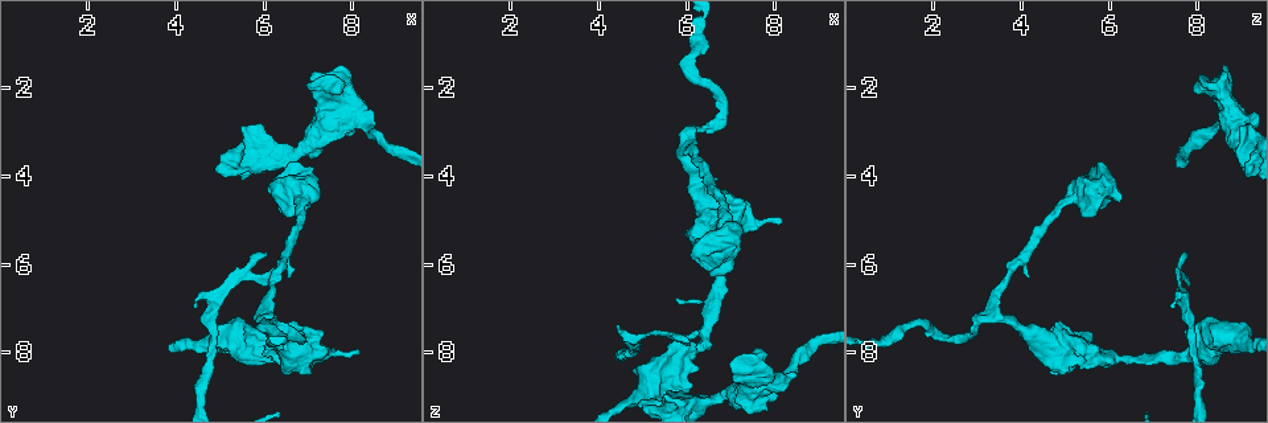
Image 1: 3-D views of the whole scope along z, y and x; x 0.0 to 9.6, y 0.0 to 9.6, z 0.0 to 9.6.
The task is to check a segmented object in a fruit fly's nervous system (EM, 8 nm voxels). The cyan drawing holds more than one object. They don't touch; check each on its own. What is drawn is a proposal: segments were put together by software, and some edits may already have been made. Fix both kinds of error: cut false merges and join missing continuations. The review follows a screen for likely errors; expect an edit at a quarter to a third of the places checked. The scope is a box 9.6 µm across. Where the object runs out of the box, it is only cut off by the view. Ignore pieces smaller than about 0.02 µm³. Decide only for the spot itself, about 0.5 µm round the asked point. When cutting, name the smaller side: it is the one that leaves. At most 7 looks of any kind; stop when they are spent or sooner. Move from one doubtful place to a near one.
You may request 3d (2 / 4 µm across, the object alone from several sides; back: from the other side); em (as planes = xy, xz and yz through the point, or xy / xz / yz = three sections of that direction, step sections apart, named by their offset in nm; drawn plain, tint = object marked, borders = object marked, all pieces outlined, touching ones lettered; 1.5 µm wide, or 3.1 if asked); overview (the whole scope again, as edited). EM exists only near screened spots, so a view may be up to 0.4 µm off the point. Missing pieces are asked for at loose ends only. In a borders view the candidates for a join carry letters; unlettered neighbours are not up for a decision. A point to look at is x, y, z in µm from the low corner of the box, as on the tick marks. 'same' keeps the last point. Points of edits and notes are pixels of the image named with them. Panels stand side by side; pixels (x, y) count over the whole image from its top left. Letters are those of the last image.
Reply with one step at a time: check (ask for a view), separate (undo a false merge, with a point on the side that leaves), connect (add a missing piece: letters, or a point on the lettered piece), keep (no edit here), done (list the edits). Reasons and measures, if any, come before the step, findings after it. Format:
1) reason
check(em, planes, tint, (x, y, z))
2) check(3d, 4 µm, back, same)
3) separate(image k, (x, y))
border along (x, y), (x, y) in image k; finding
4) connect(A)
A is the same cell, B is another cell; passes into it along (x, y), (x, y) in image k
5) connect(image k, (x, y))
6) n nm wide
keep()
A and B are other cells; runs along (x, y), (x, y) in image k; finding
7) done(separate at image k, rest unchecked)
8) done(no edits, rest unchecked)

free end
check(3d, 2 µm, (8.10, 8.05, 5.00))

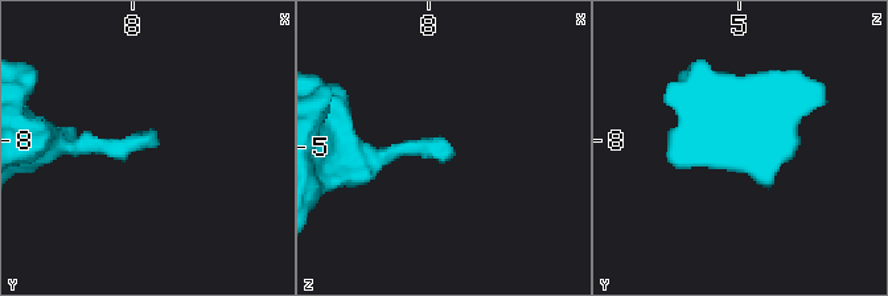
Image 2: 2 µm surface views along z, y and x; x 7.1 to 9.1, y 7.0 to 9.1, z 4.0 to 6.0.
check(em, planes, borders, (8.16, 8.04, 5.02))

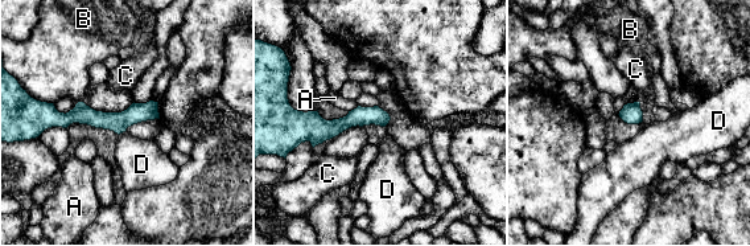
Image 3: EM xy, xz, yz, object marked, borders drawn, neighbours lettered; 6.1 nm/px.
A touches over 70 nm
keep()
A, B, C and D are other cells; runs along (79, 113), (97, 119), (156, 115) in image 3; none of them fits

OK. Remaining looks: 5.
branch stops here
check(em, planes, borders, (6.15, 8.00, 5.40))

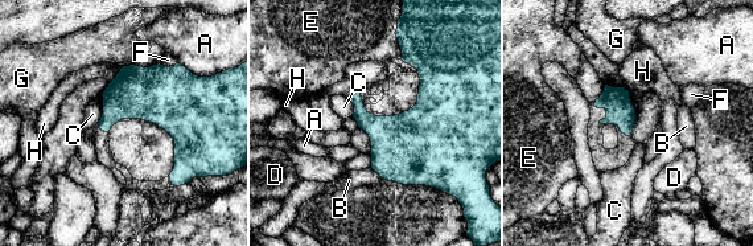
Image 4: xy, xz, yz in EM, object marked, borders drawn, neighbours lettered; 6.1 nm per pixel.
keep()
A, B, C, D, E, F, G and H are other cells; border along (350, 102), (353, 115) in image 4; no lettered piece goes on from it

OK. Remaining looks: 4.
an open end
check(em, planes, plain, (4.40, 6.95, 7.45))

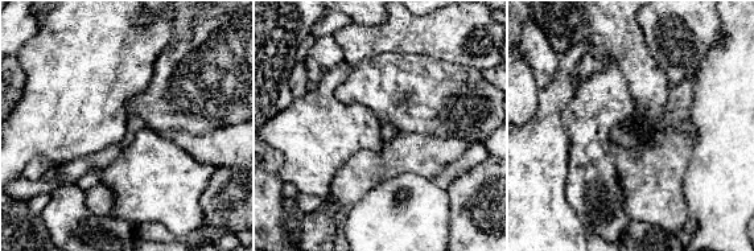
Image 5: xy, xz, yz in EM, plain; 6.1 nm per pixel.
check(em, planes, tint, same)

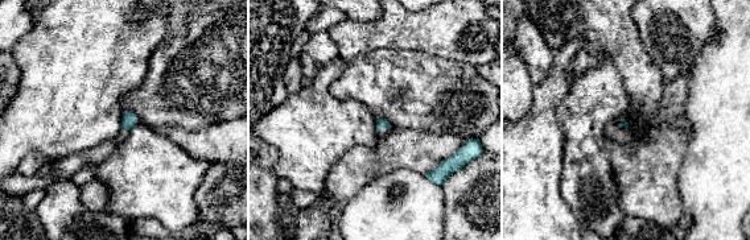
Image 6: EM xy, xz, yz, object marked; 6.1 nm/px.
check(em, planes, borders, same)

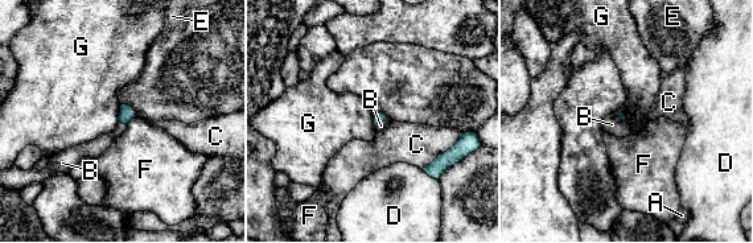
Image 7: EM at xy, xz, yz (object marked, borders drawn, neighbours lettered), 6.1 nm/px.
C touches over 340 nm
connect(B)
B is the same cell, A, C, D, E, F and G are other cells; passes into it along (127, 112), (122, 122), (94, 148) in image 7; it goes on there

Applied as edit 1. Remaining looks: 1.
done(connect at image 7, rest unchecked)

